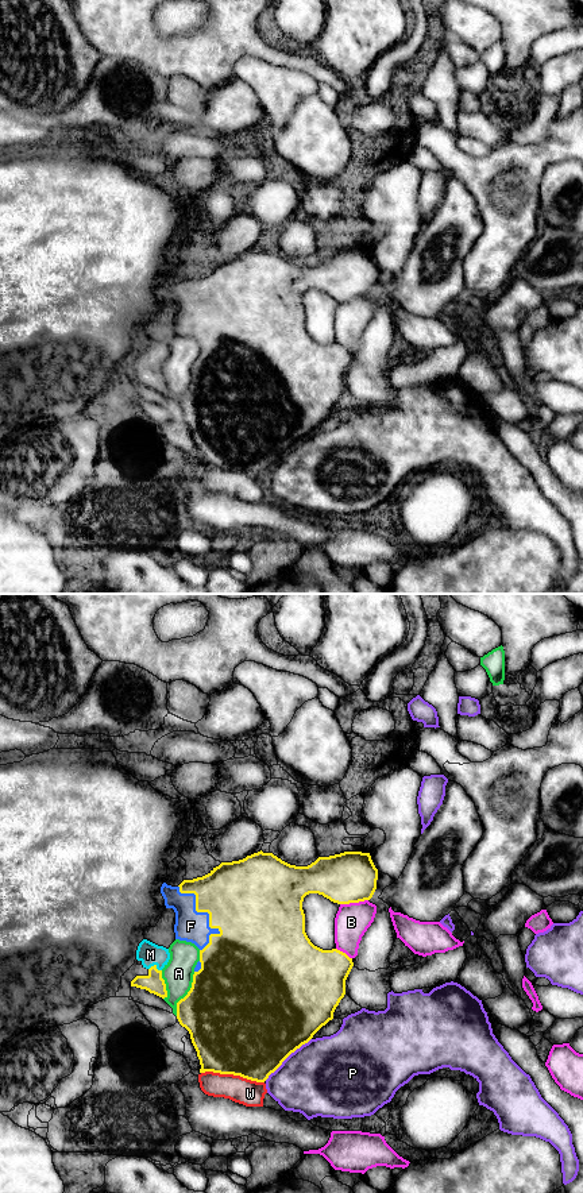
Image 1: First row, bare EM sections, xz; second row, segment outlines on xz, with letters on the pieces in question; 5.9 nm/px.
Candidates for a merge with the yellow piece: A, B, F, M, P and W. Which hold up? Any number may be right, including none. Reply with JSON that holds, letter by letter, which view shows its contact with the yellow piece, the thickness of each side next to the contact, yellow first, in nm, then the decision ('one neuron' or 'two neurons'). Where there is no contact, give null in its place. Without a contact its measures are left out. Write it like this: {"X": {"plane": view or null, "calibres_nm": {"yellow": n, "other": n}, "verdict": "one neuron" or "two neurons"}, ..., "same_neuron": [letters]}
{"A": {"plane": "xz", "calibres_nm": {"yellow": 500, "other": 180}, "verdict": "two neurons"}, "B": {"plane": "xz", "calibres_nm": {"yellow": 300, "other": 200}, "verdict": "two neurons"}, "F": {"plane": "xz", "calibres_nm": {"yellow": 480, "other": 190}, "verdict": "one neuron"}, "M": {"plane": "xz", "calibres_nm": {"yellow": 120, "other": 140}, "verdict": "one neuron"}, "P": {"plane": "xz", "calibres_nm": {"yellow": 500, "other": 460}, "verdict": "two neurons"}, "W": {"plane": "xz", "calibres_nm": {"yellow": 500, "other": 160}, "verdict": "two neurons"}, "same_neuron": ["F", "M"]}

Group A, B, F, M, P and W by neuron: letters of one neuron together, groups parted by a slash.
A / B / F M / P / W

